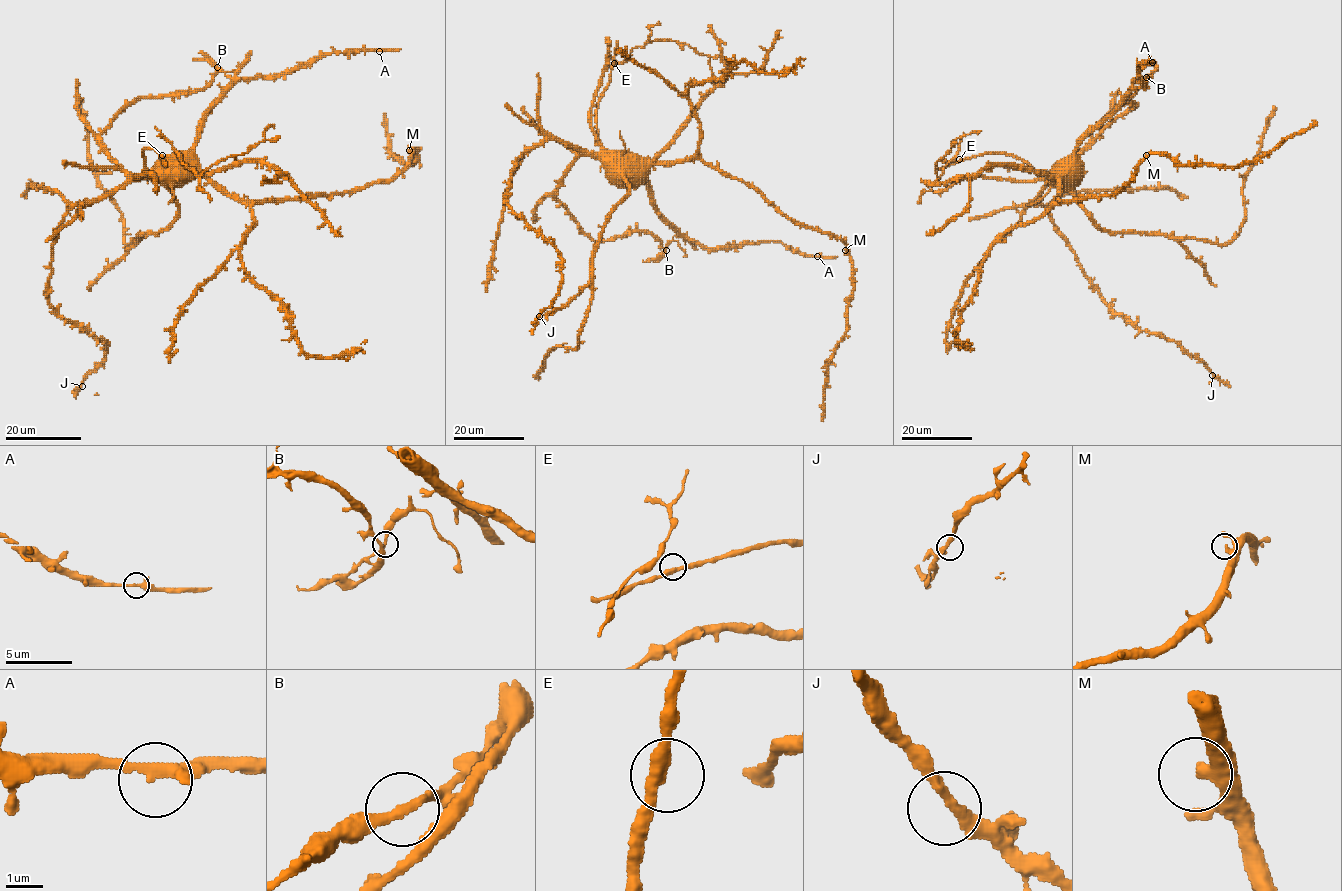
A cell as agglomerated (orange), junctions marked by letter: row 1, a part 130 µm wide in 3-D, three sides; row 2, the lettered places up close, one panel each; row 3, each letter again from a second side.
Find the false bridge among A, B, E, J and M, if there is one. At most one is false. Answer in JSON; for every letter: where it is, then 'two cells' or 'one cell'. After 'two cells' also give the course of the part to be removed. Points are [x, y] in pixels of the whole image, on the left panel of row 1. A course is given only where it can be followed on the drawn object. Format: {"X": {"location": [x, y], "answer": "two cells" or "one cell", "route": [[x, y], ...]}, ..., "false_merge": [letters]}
{"A": {"location": [379, 51], "answer": "one cell"}, "B": {"location": [217, 67], "answer": "one cell"}, "E": {"location": [162, 155], "answer": "one cell"}, "J": {"location": [82, 386], "answer": "one cell"}, "M": {"location": [409, 150], "answer": "one cell"}, "false_merge": []}

